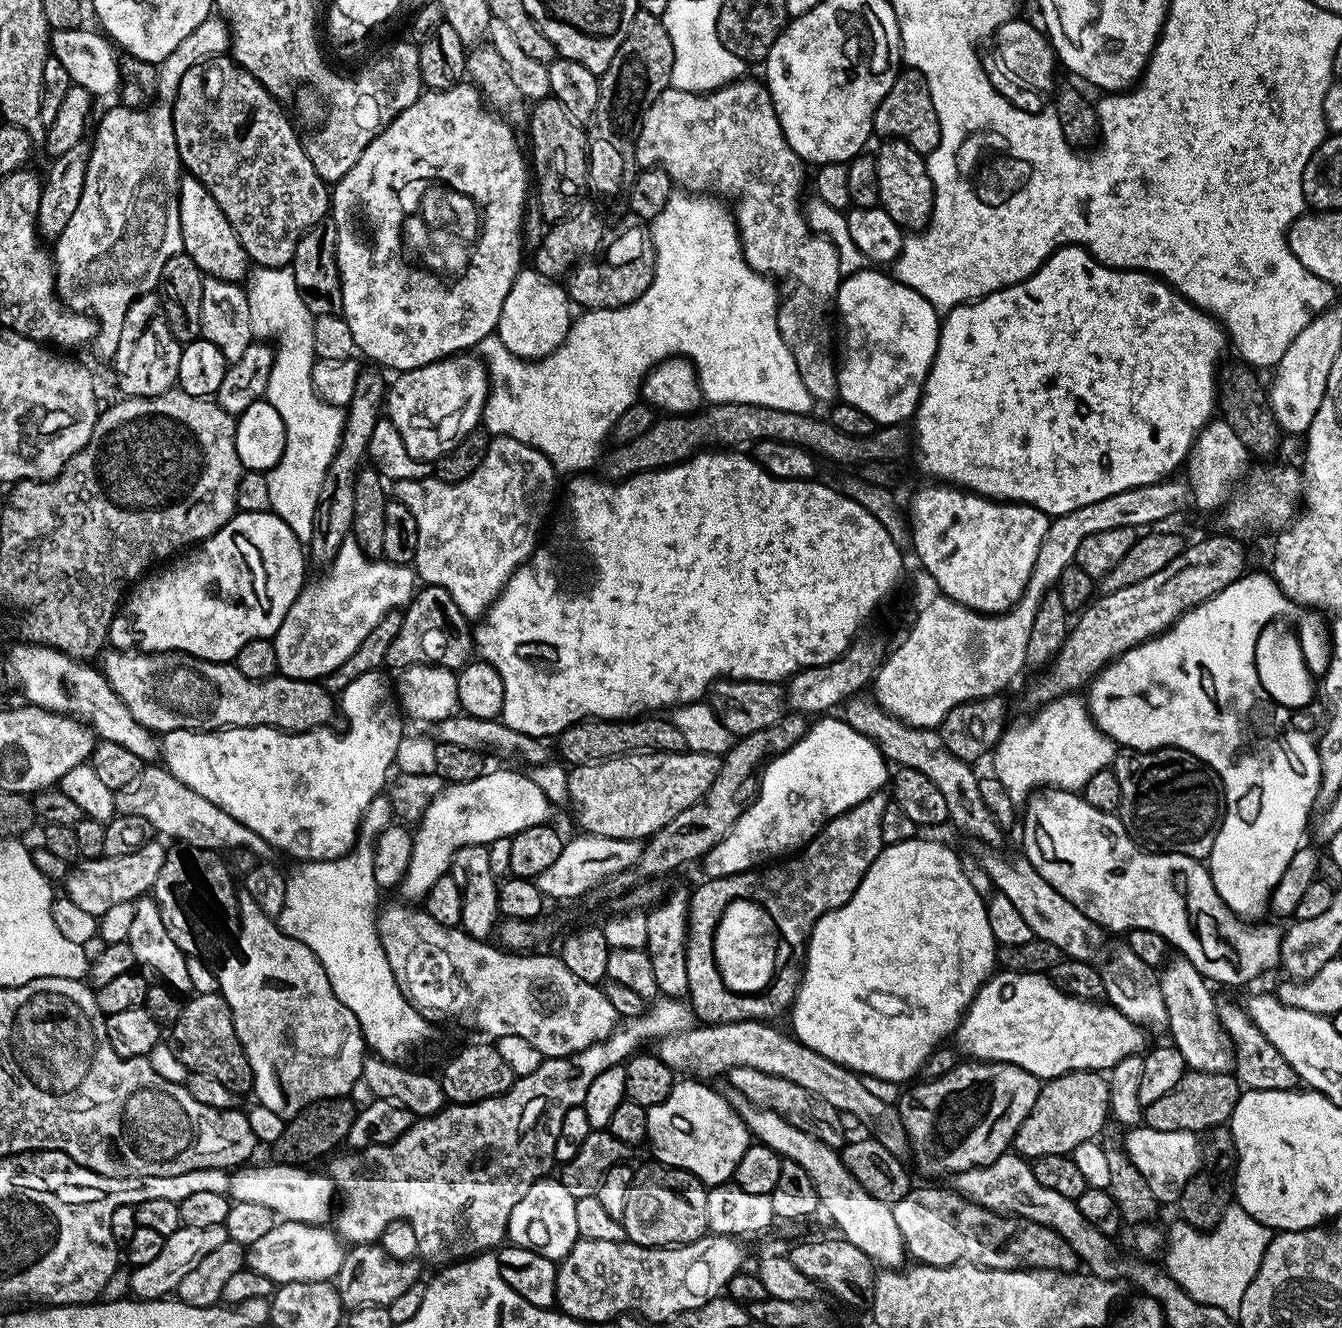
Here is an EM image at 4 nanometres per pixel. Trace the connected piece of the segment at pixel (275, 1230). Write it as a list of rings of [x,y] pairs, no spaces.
[[[285,1220],[273,1223],[272,1228],[266,1230],[262,1238],[258,1238],[258,1242],[247,1245],[246,1264],[258,1274],[266,1274],[266,1278],[270,1278],[276,1286],[290,1282],[322,1282],[323,1280],[332,1282],[335,1281],[338,1270],[342,1266],[345,1251],[345,1245],[340,1237],[329,1227]]]

